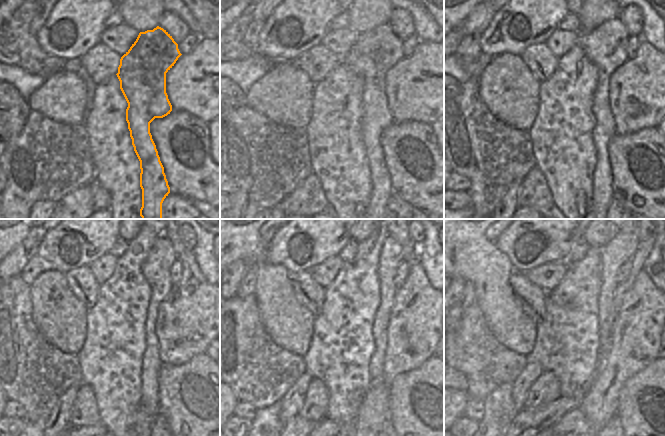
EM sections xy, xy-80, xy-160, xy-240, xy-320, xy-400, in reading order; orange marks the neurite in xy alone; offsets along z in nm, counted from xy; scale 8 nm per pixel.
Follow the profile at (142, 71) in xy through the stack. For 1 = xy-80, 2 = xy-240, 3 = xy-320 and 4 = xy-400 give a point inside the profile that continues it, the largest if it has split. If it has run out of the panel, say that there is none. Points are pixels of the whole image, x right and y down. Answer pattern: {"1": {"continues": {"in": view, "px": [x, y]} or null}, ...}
{"1": {"continues": {"in": "xy-80", "px": [375, 52]}}, "2": {"continues": {"in": "xy-240", "px": [156, 268]}}, "3": {"continues": {"in": "xy-320", "px": [391, 256]}}, "4": {"continues": {"in": "xy-400", "px": [621, 248]}}}

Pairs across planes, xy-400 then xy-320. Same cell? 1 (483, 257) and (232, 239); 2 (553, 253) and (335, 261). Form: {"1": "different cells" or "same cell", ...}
{"1": "same cell", "2": "different cells"}

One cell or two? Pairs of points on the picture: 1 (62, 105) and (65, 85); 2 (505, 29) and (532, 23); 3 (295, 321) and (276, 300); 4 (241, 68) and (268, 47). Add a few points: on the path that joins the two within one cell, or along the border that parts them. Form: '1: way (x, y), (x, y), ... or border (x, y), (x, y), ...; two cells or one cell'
1: way (62, 100), (65, 90); one cell
2: way (513, 28), (529, 29); one cell
3: way (290, 316), (279, 305); one cell
4: border (257, 50), (271, 60); two cells

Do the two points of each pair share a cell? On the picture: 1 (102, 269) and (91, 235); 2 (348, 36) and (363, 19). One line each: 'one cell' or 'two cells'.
1: two cells
2: two cells

